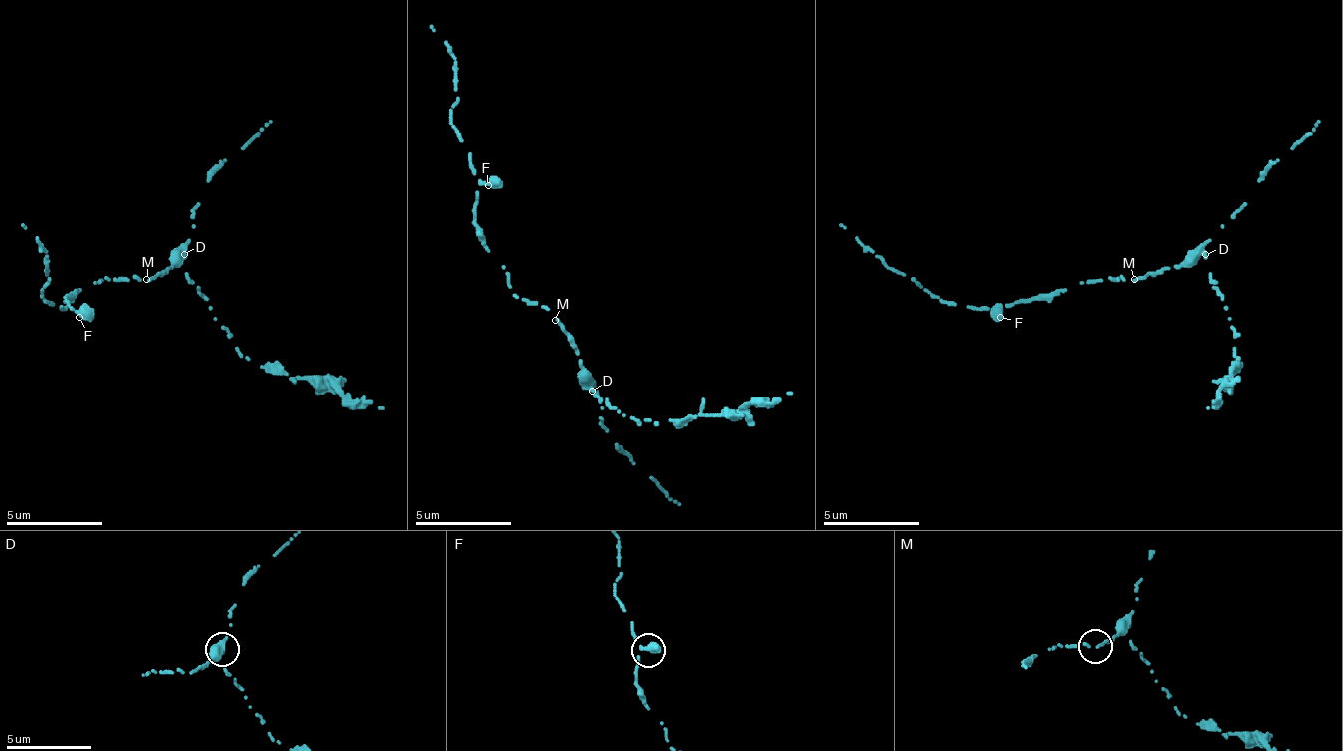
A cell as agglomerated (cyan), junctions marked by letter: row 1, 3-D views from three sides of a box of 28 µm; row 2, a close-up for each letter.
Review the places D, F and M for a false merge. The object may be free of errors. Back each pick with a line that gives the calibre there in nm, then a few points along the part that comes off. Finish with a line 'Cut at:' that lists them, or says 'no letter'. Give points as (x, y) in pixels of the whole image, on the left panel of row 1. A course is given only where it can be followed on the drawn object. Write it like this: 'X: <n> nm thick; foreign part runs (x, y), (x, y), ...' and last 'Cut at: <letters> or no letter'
D: 360 nm thick; foreign part runs (185, 255), (185, 274), (247, 361), (276, 366), (291, 380), (324, 380), (382, 409)
Cut at: D

